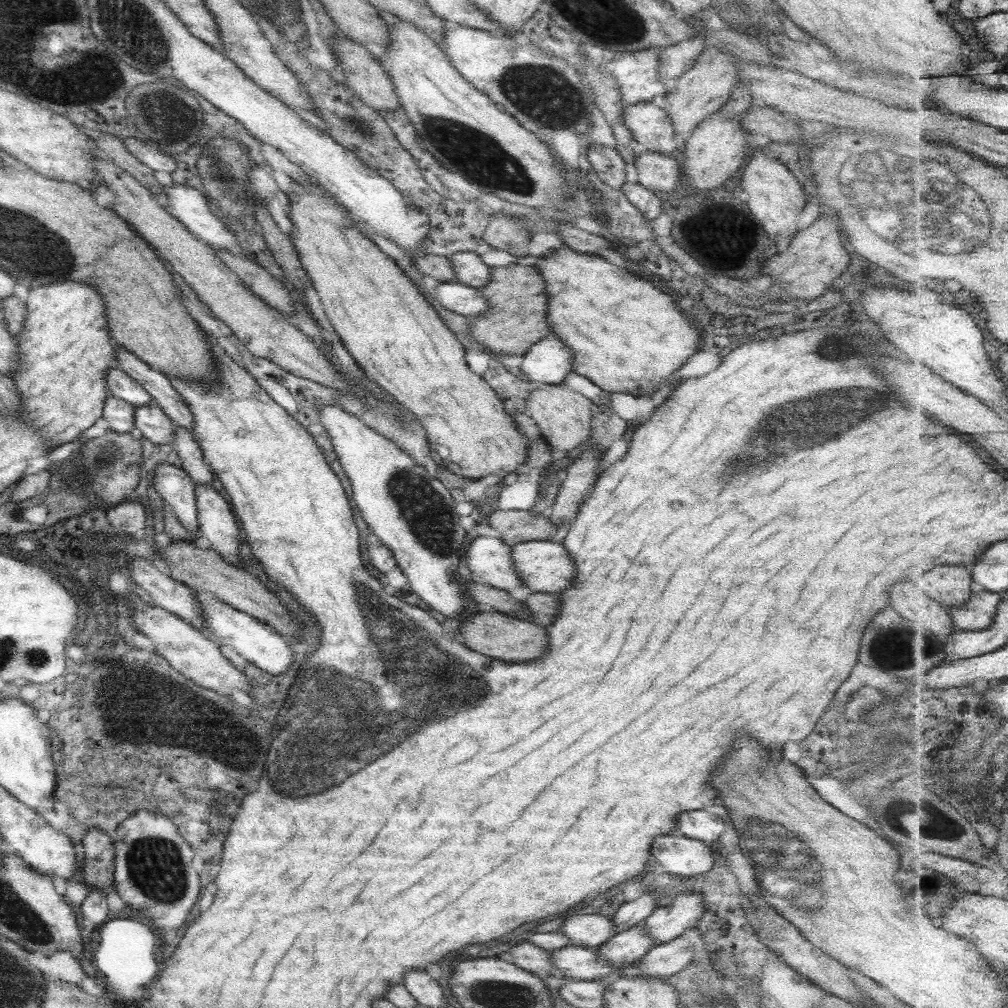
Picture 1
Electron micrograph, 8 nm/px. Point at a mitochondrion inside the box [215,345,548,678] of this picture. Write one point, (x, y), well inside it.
(427, 513)

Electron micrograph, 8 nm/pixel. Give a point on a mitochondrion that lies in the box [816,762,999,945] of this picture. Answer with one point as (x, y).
(940, 825)

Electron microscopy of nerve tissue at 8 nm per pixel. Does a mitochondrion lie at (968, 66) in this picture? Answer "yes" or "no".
no

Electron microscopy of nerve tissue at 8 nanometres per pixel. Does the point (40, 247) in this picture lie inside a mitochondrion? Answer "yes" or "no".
yes

